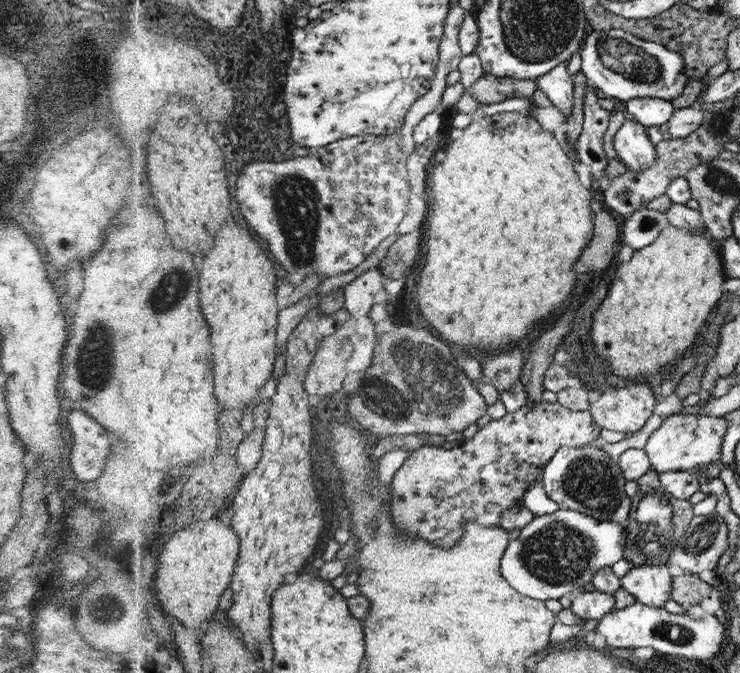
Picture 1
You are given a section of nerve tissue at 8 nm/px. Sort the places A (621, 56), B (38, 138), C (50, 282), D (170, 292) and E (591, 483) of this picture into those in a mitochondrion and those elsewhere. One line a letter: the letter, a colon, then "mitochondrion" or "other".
A: mitochondrion
B: other
C: other
D: mitochondrion
E: mitochondrion

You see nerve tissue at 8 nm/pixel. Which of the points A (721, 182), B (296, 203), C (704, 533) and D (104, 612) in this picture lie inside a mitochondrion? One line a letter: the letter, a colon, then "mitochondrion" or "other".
A: mitochondrion
B: mitochondrion
C: mitochondrion
D: mitochondrion

